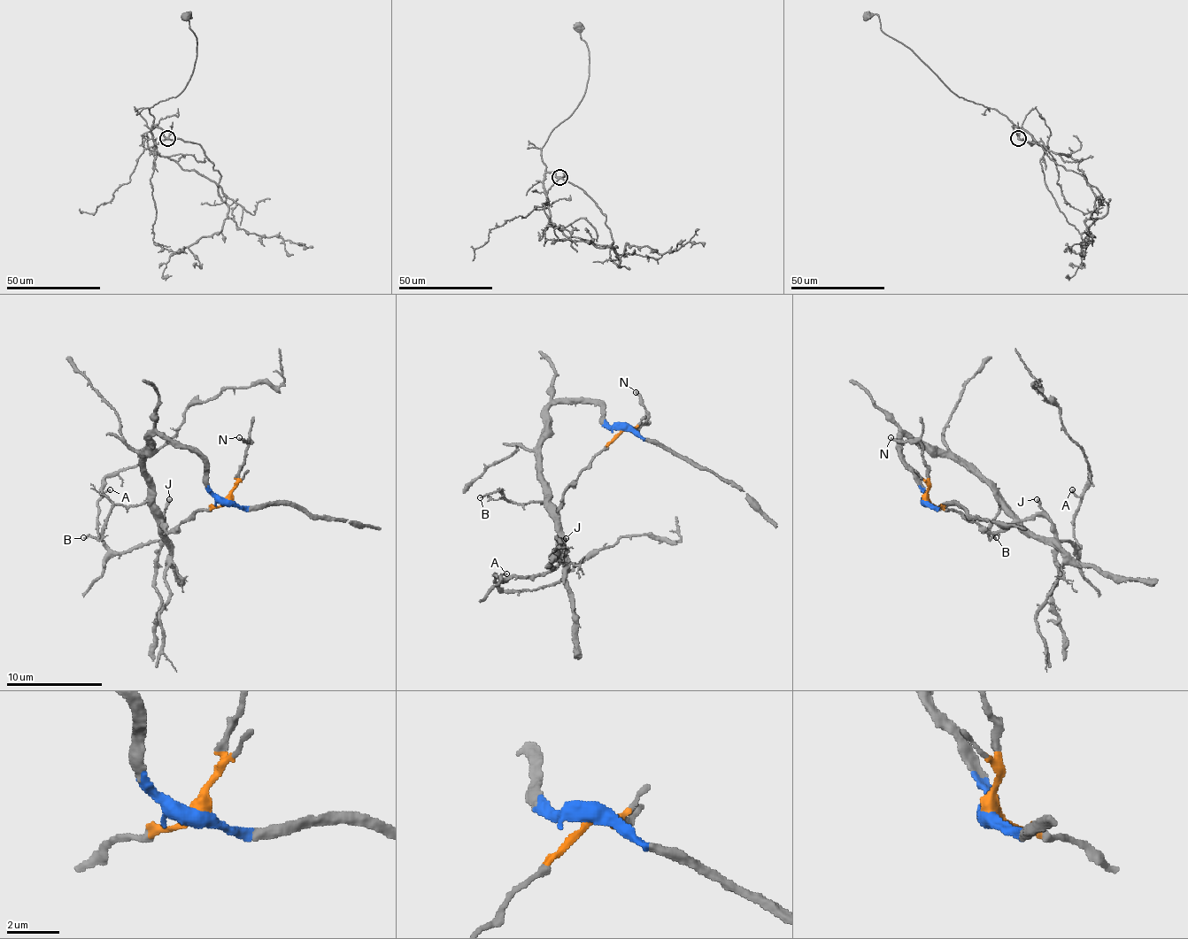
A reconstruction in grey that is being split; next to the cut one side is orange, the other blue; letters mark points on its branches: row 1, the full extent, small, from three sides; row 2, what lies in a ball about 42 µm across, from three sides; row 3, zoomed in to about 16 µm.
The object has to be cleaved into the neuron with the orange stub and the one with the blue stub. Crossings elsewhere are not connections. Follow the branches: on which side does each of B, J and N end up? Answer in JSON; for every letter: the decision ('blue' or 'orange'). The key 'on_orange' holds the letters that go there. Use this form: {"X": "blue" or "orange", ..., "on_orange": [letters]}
{"B": "blue", "J": "orange", "N": "orange", "on_orange": ["J", "N"]}

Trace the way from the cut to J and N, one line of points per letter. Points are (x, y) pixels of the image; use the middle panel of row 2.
J: (624, 427), (564, 493), (559, 534), (561, 543), (566, 539)
N: (624, 427), (638, 427), (645, 420), (645, 409), (636, 392)

